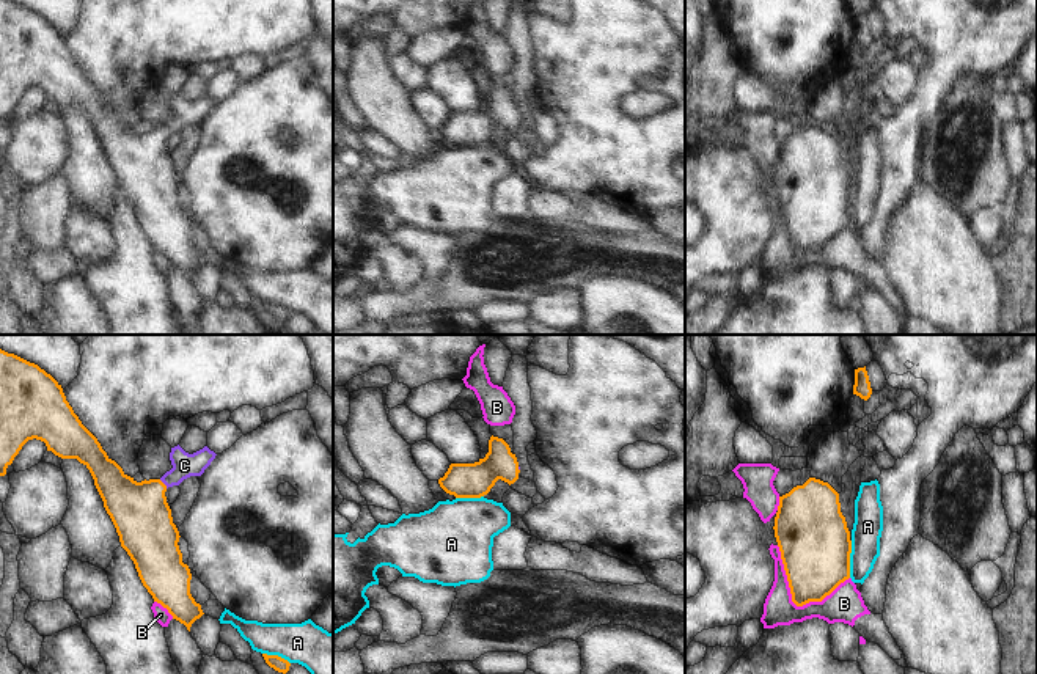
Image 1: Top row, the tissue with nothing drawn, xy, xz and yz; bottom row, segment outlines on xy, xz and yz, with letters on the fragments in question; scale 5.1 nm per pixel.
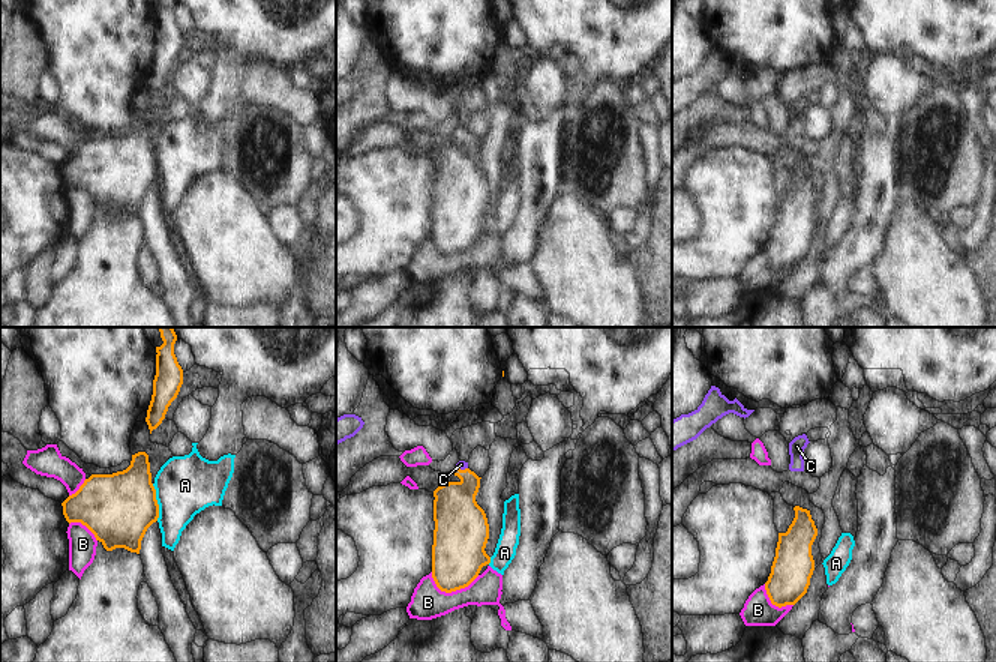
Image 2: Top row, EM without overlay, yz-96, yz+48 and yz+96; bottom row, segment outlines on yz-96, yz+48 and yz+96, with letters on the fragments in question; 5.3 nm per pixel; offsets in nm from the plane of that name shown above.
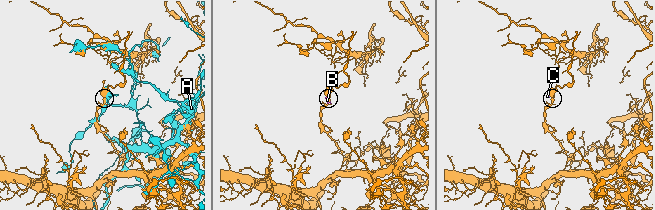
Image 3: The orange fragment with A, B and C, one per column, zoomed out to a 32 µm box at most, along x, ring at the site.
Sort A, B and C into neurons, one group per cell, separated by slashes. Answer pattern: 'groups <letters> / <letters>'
groups A / B / C

